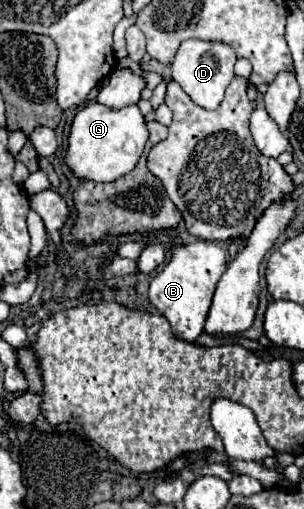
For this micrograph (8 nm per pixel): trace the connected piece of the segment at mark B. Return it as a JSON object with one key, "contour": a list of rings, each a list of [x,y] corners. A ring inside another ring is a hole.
{"contour":[[[163,236],[163,244],[169,246],[171,258],[167,266],[163,266],[163,270],[151,280],[149,300],[169,320],[175,336],[185,342],[195,342],[195,338],[203,332],[215,286],[227,268],[225,250],[221,250],[215,242],[207,240],[177,246],[171,242],[169,236]]]}

